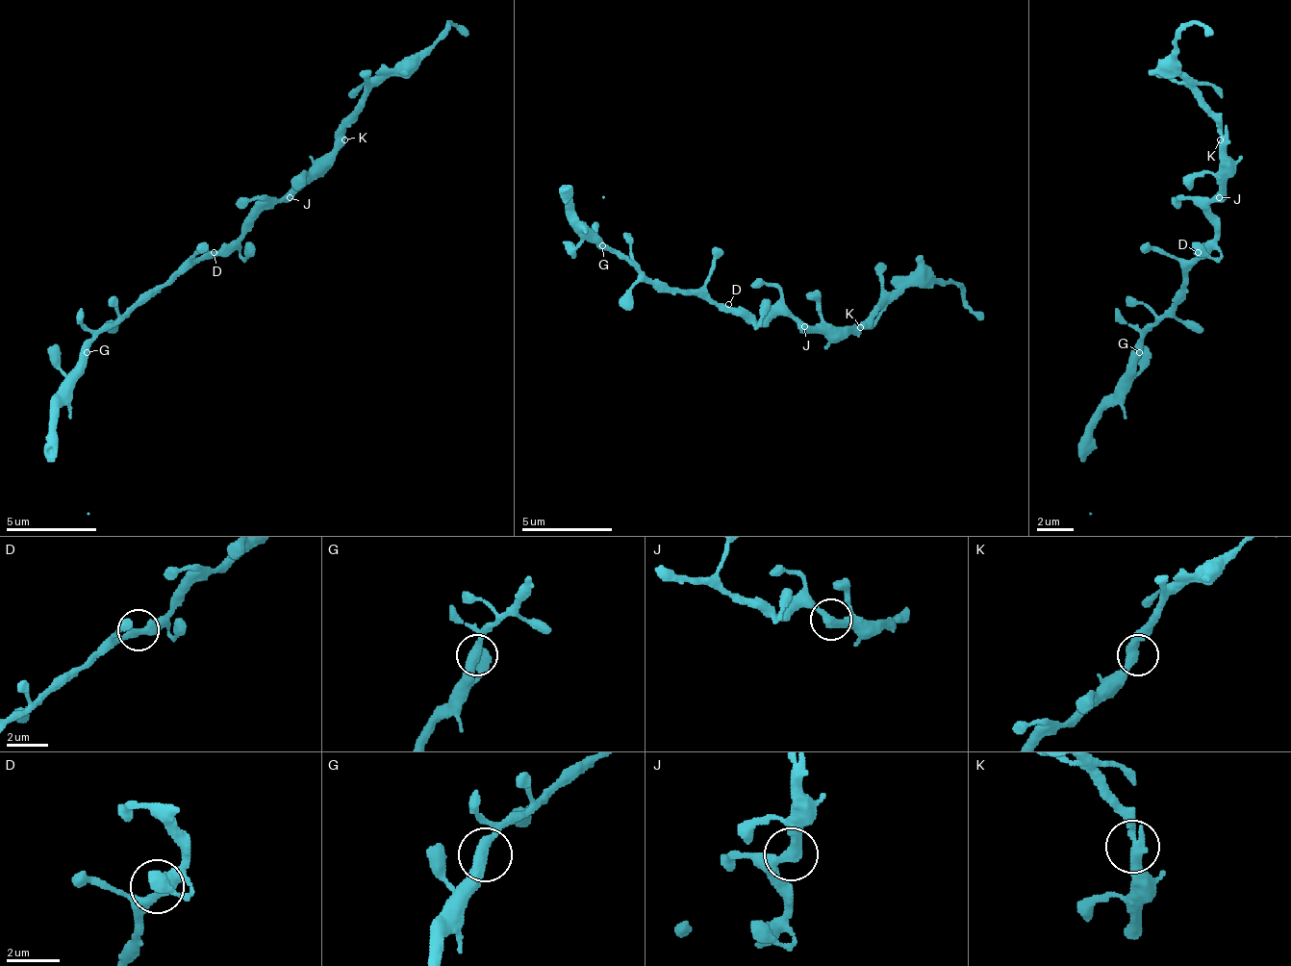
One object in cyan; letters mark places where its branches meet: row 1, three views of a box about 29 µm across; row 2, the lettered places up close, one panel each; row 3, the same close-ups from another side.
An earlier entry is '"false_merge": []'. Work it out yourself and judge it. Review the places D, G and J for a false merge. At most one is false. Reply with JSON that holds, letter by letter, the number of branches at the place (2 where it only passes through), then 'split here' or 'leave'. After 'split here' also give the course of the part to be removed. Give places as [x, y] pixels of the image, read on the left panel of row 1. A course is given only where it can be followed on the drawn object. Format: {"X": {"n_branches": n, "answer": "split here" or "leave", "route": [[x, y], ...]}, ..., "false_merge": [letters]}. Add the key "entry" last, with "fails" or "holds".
{"D": {"n_branches": 2, "answer": "leave"}, "G": {"n_branches": 3, "answer": "leave"}, "J": {"n_branches": 2, "answer": "leave"}, "false_merge": [], "entry": "holds"}

